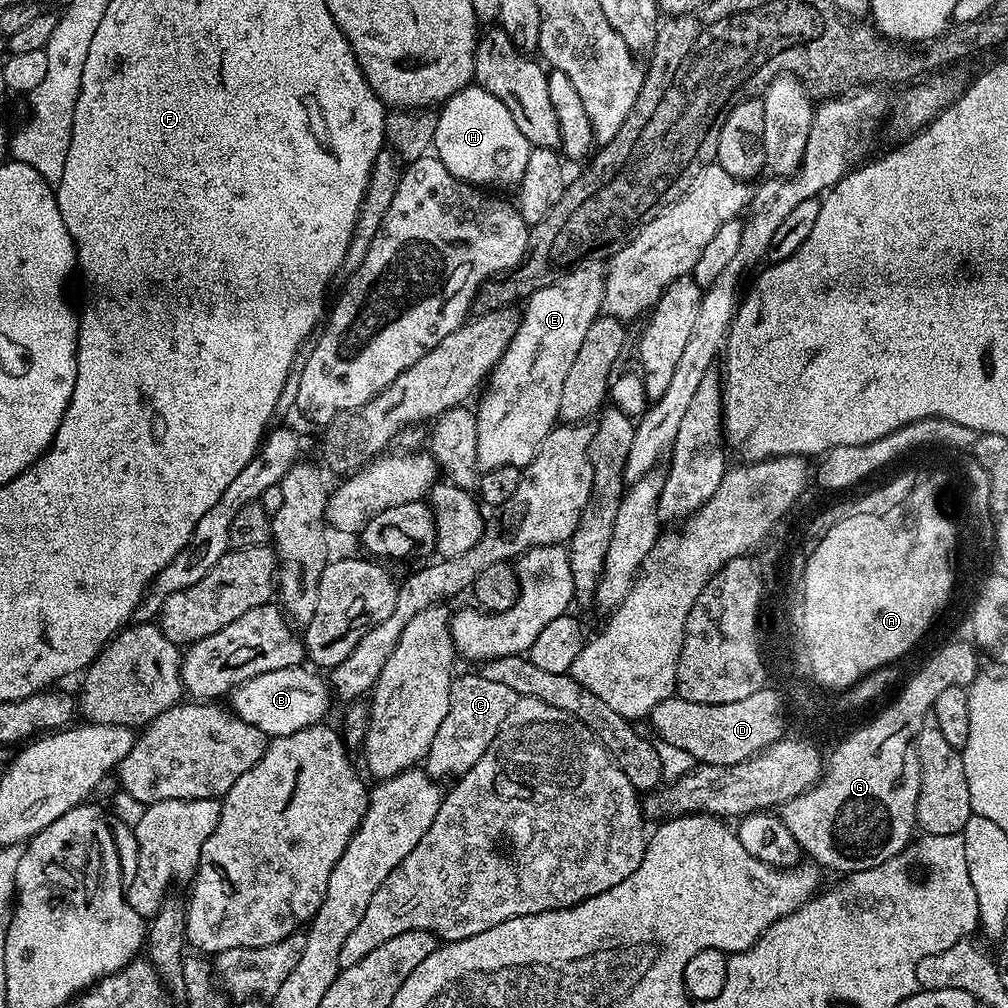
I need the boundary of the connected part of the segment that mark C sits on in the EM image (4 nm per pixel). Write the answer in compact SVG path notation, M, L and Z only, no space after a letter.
M479 674L457 675L452 681L446 718L442 718L442 726L438 726L438 734L434 734L434 742L426 757L429 777L459 778L469 772L494 742L506 714L510 714L510 706L514 706L516 699L518 693L510 686L502 686L502 682L486 682L486 678Z

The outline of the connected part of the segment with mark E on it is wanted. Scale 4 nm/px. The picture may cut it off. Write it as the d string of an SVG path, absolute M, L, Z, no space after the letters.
M577 266L571 272L567 272L564 276L559 276L554 282L550 282L550 286L542 286L542 290L533 292L527 297L525 308L522 308L520 318L520 329L516 332L511 343L508 344L508 351L504 353L504 357L496 363L496 367L492 369L486 380L486 388L489 392L480 400L480 408L475 409L476 425L478 426L478 446L476 447L476 462L481 469L487 470L494 466L514 466L523 469L534 458L534 454L538 454L538 450L542 446L542 442L546 438L546 434L550 434L552 429L557 427L558 417L560 415L560 403L562 402L562 385L566 382L566 373L570 371L570 365L574 363L574 358L578 354L578 350L582 346L582 338L586 338L586 330L590 330L590 326L596 321L597 316L601 315L604 304L604 281L599 271L588 268L592 266Z

